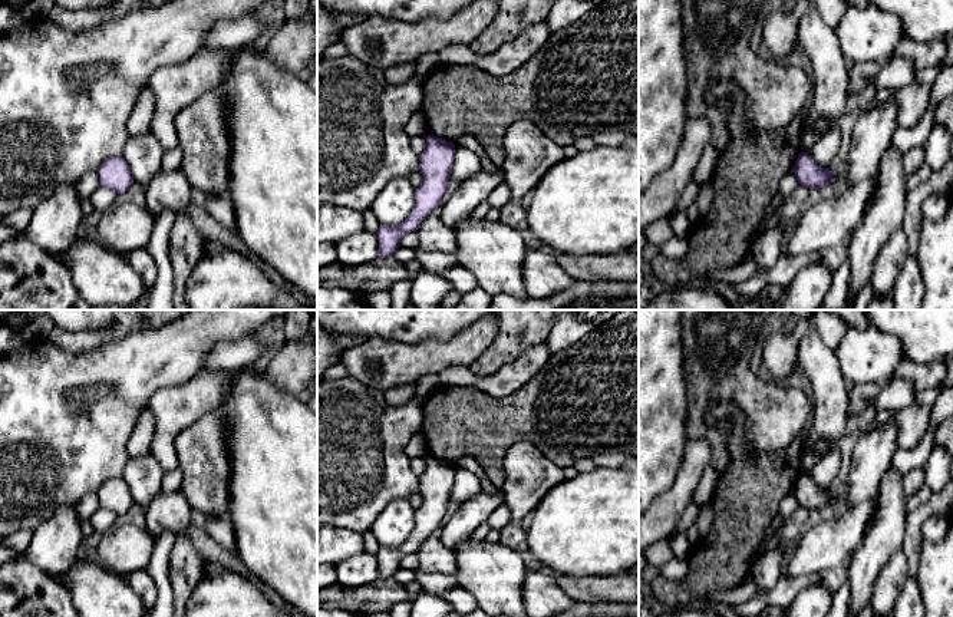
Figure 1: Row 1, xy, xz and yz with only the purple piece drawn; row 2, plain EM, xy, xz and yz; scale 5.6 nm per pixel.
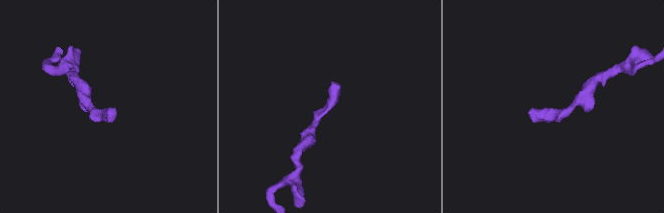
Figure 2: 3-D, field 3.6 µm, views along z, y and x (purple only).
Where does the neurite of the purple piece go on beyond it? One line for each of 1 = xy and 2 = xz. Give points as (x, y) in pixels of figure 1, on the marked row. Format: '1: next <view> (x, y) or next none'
1: next none
2: next none

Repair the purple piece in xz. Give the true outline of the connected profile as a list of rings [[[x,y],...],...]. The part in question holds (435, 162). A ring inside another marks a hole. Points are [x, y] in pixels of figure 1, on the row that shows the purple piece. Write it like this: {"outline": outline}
{"outline": [[[429,135],[426,149],[419,156],[422,184],[415,188],[415,208],[409,217],[395,227],[380,225],[376,235],[379,258],[393,255],[399,242],[408,232],[416,231],[421,222],[431,215],[446,197],[451,181],[451,168],[455,162],[455,145],[442,138]]]}

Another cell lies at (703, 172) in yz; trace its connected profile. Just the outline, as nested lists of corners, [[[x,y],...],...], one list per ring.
[[[710,143],[705,148],[702,158],[693,174],[695,182],[698,182],[699,185],[712,182],[713,171],[716,168],[719,155],[720,154]]]

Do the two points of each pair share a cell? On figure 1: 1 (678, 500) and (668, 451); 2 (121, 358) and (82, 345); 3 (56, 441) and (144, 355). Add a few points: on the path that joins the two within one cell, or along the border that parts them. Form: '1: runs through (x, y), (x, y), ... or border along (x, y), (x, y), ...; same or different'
1: border along (685, 446), (673, 482), (653, 501); different
2: border along (128, 335), (83, 353), (63, 350); different
3: runs through (82, 435), (131, 386), (131, 380); same

